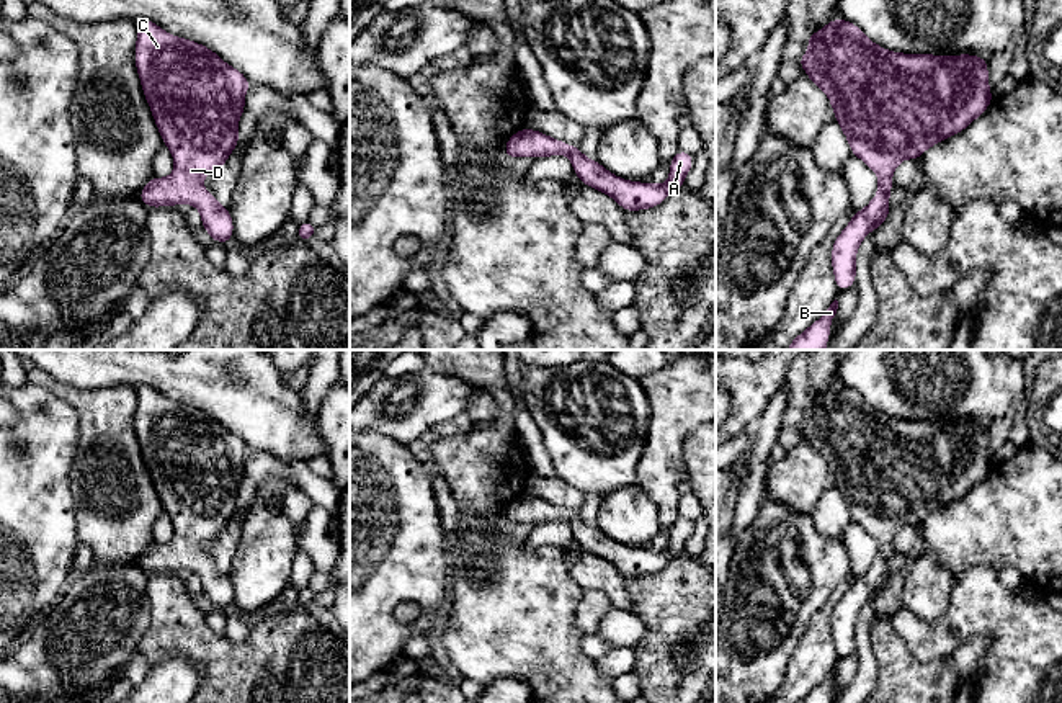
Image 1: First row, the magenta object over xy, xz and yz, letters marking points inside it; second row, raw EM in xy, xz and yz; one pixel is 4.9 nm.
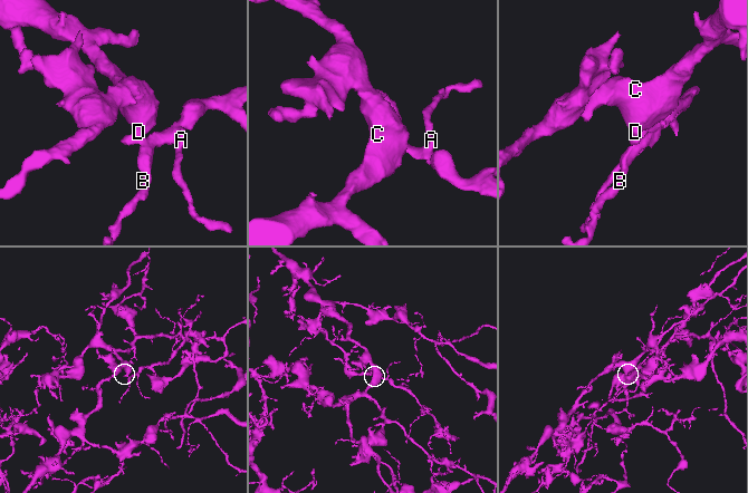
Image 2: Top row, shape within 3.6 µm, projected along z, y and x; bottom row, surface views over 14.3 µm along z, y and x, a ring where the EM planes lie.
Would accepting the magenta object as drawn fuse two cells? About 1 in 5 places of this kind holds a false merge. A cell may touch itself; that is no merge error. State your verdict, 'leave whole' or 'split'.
leave whole

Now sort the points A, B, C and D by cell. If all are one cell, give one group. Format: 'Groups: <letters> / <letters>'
Groups: A B C D

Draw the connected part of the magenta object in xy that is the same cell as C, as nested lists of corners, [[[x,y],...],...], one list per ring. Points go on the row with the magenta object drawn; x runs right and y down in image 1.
[[[145,18],[136,21],[136,28],[136,70],[160,137],[175,163],[170,177],[152,177],[137,198],[150,209],[183,203],[196,206],[203,229],[212,242],[225,245],[234,235],[234,221],[229,208],[221,206],[212,191],[204,191],[203,177],[225,165],[237,147],[239,118],[247,110],[243,98],[252,83],[199,43],[176,38]]]

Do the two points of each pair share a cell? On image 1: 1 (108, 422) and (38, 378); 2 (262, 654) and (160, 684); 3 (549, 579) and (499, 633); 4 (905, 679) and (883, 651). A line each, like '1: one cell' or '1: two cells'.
1: one cell
2: two cells
3: one cell
4: one cell

